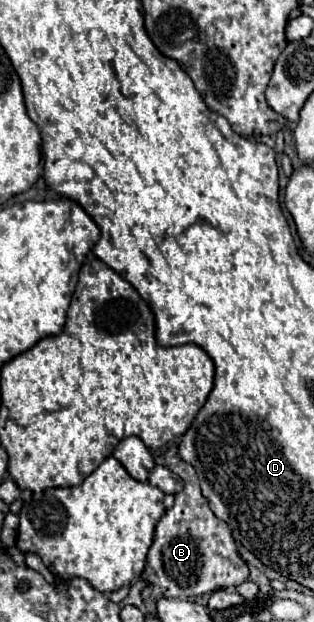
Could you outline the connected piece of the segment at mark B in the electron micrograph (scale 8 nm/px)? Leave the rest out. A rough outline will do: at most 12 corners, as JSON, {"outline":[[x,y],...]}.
{"outline":[[195,469],[155,527],[153,597],[237,587],[249,569],[201,495]]}

